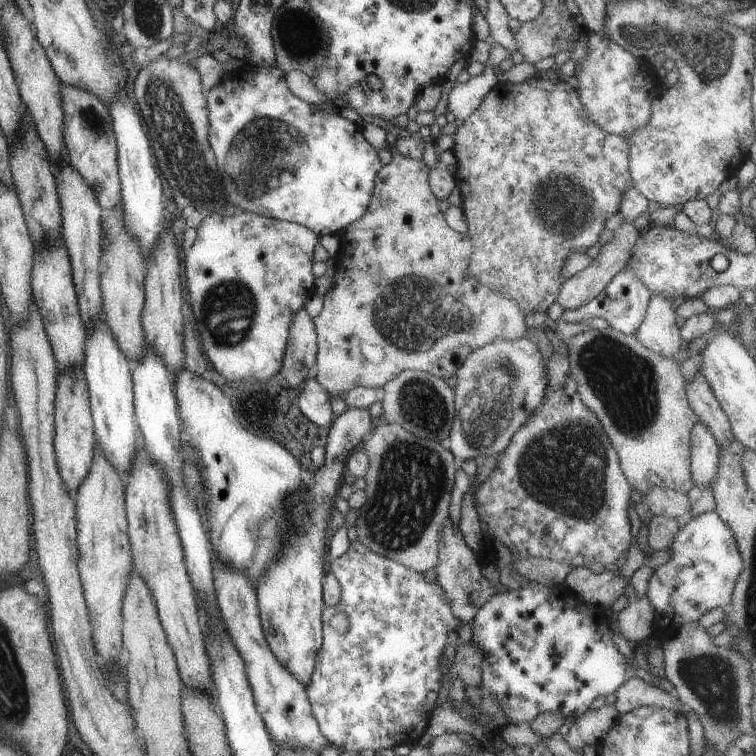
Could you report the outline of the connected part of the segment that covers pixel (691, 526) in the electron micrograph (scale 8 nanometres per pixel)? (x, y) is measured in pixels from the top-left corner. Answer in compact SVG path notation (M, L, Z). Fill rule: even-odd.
M707 511L687 523L682 522L680 530L668 548L670 559L666 564L662 564L654 570L647 592L648 600L650 600L656 616L652 622L655 629L654 635L660 638L674 636L678 634L682 626L699 622L708 610L717 607L726 609L730 603L736 580L740 577L742 566L744 566L732 530L715 511Z

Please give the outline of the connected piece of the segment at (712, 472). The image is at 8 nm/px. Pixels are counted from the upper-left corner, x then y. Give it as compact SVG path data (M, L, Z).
M698 420L692 428L691 474L696 486L712 490L720 464L720 448L714 434Z

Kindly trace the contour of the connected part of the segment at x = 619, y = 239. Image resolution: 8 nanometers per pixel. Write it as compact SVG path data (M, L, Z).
M624 220L622 226L617 231L614 231L613 234L614 237L610 240L610 243L602 246L599 256L596 256L587 268L572 277L568 277L560 286L557 304L564 311L578 309L591 302L614 279L614 276L627 266L631 258L632 248L635 246L640 232L635 227L634 222Z

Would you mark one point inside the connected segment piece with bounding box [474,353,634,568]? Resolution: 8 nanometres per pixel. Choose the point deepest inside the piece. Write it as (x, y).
(558, 492)

